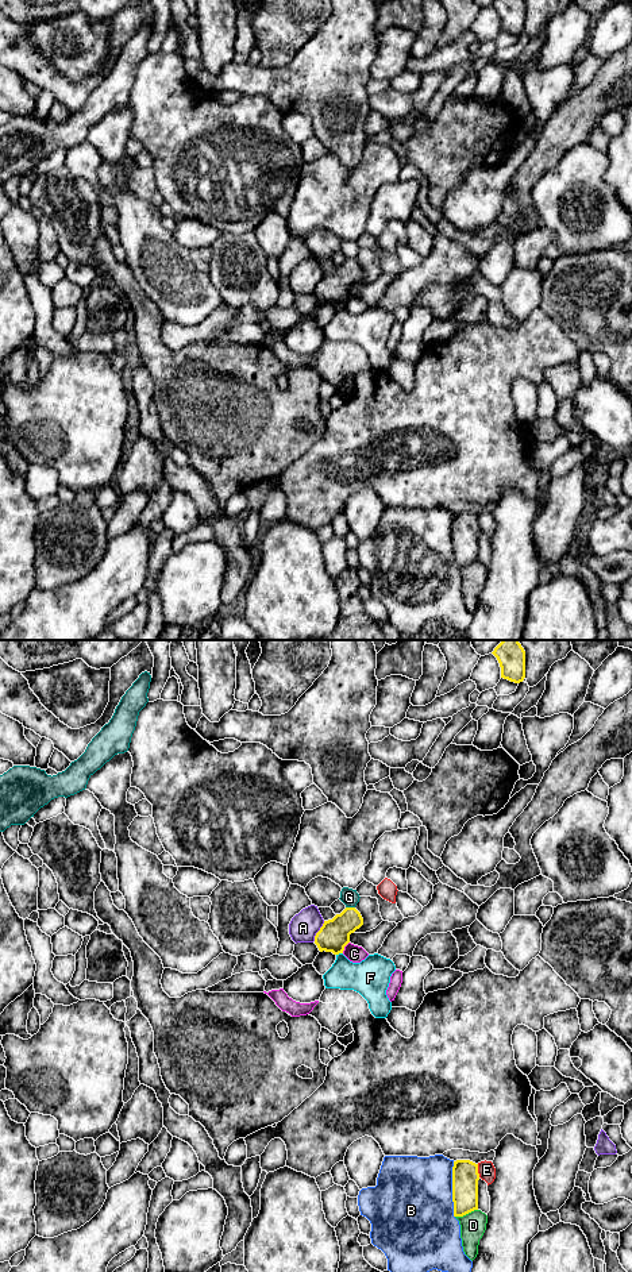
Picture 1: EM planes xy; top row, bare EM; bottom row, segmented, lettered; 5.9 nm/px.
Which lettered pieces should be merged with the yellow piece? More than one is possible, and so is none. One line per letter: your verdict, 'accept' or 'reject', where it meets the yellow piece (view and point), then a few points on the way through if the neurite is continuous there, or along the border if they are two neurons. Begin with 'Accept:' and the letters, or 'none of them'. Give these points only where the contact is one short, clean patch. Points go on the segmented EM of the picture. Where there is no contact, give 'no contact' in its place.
Accept: none of them
A: reject | xy (319, 931) | along xy (324, 921), (313, 940)
B: reject | xy (453, 1190)
C: reject | xy (345, 945) | along xy (349, 941), (342, 952)
D: reject | xy (466, 1213)
E: reject | xy (477, 1171)
F: reject | xy (339, 952)
G: reject | xy (350, 908)

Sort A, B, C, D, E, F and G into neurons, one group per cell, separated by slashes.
A / B / C / D / E / F / G

